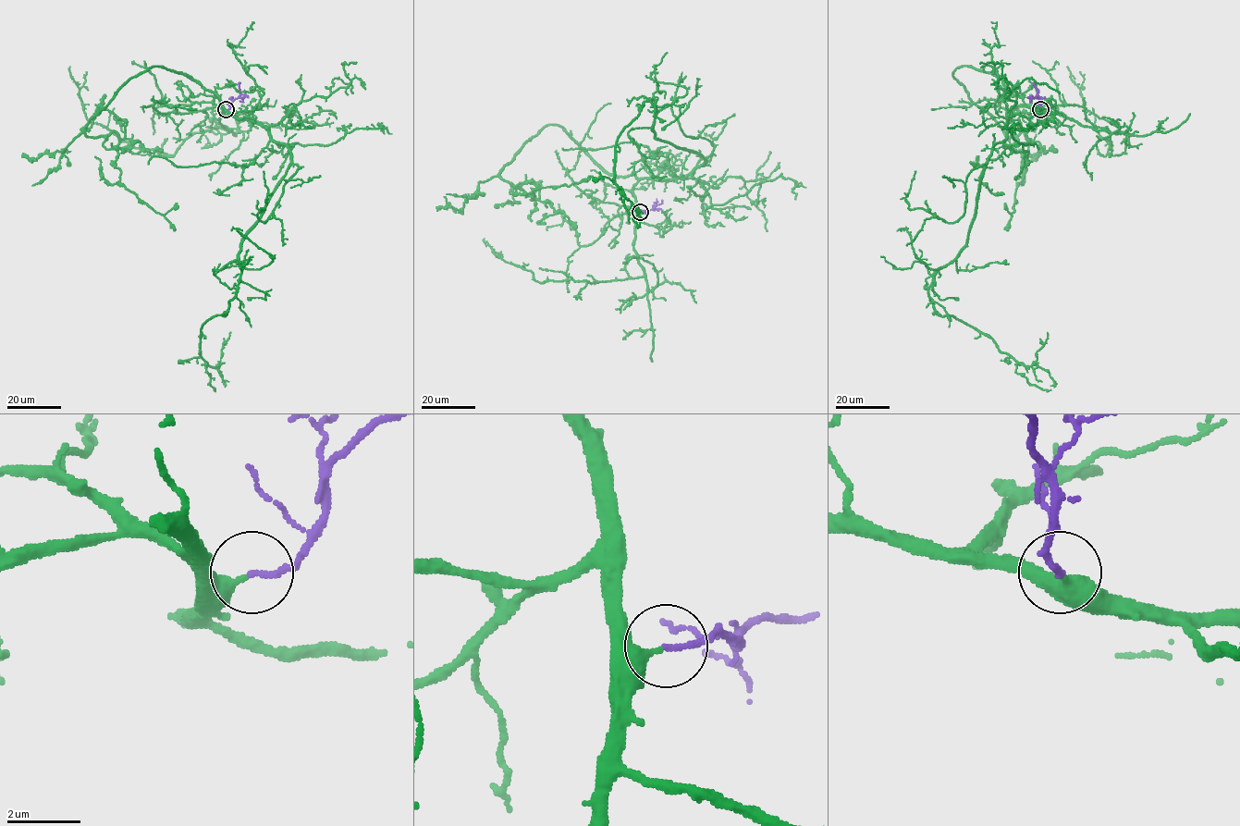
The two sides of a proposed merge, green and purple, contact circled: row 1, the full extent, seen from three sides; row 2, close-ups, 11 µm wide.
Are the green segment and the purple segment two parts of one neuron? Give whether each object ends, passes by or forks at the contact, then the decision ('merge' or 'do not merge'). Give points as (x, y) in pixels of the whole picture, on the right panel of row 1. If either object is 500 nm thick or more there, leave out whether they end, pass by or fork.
green ends; purple ends; merge

